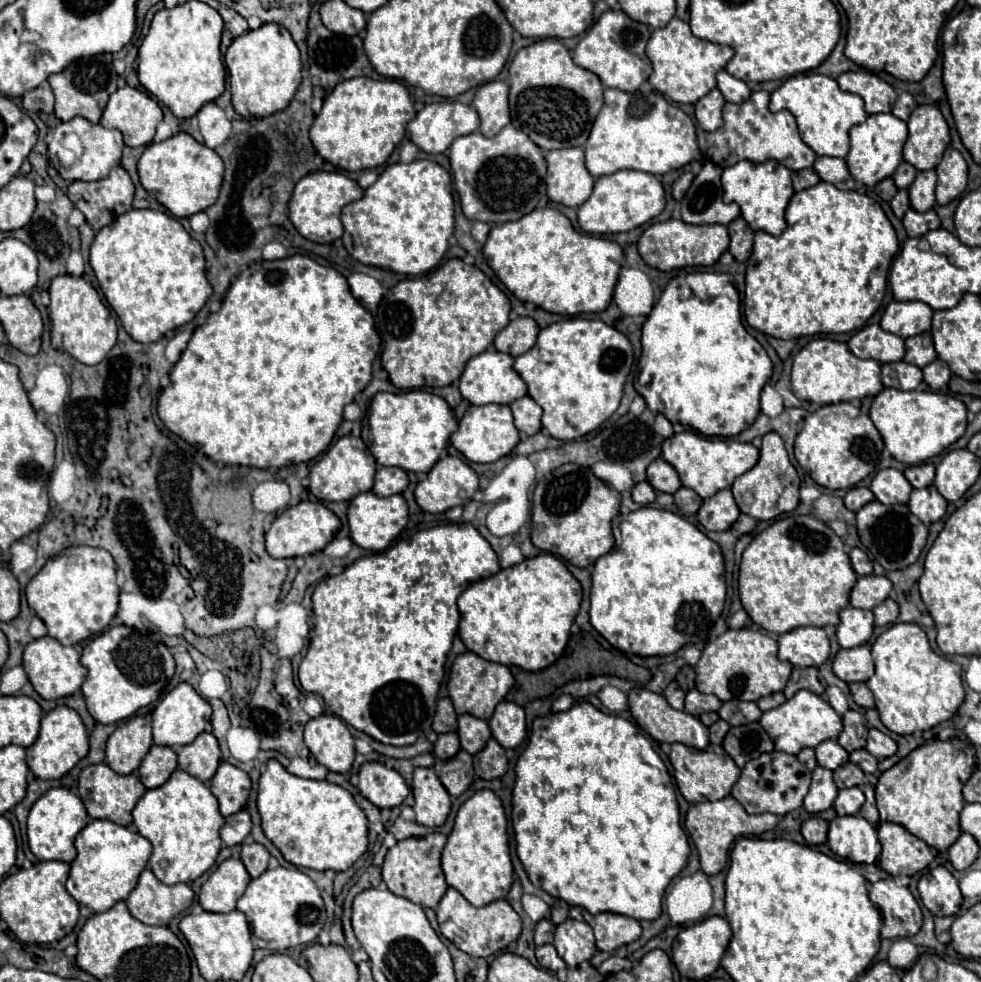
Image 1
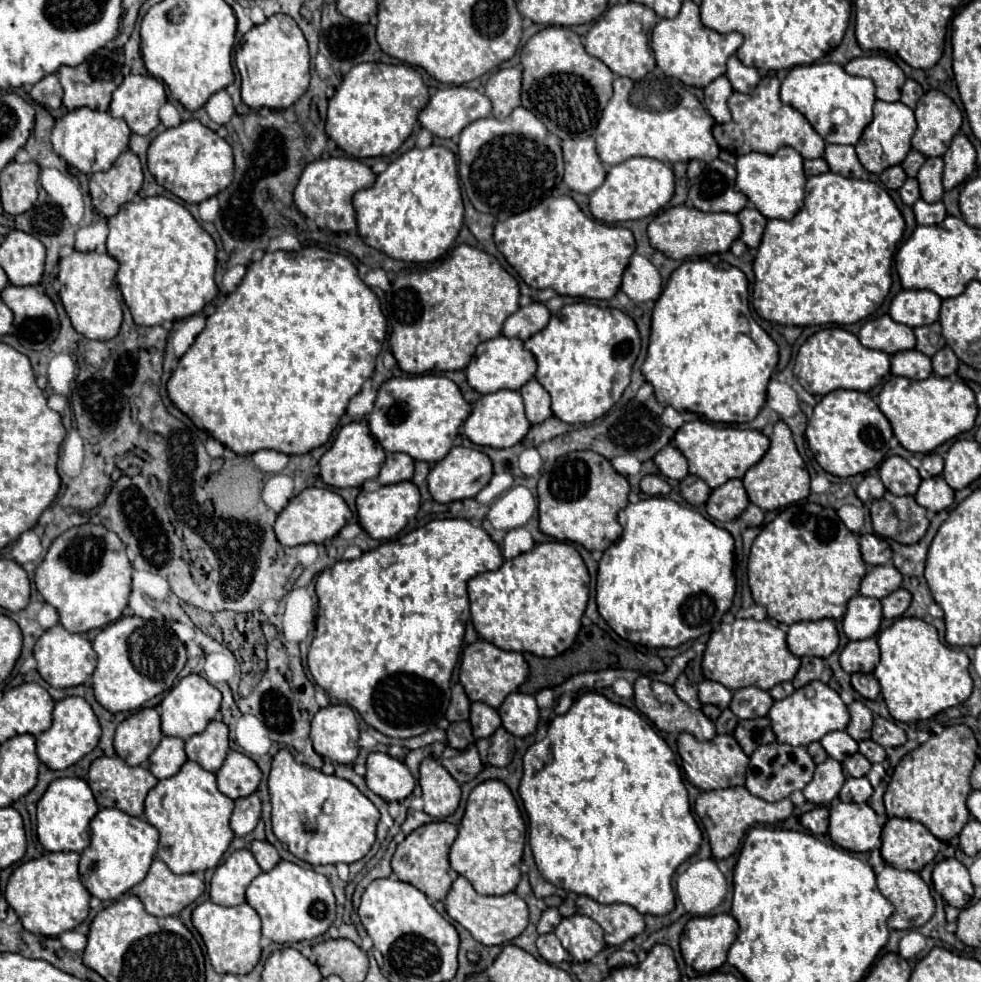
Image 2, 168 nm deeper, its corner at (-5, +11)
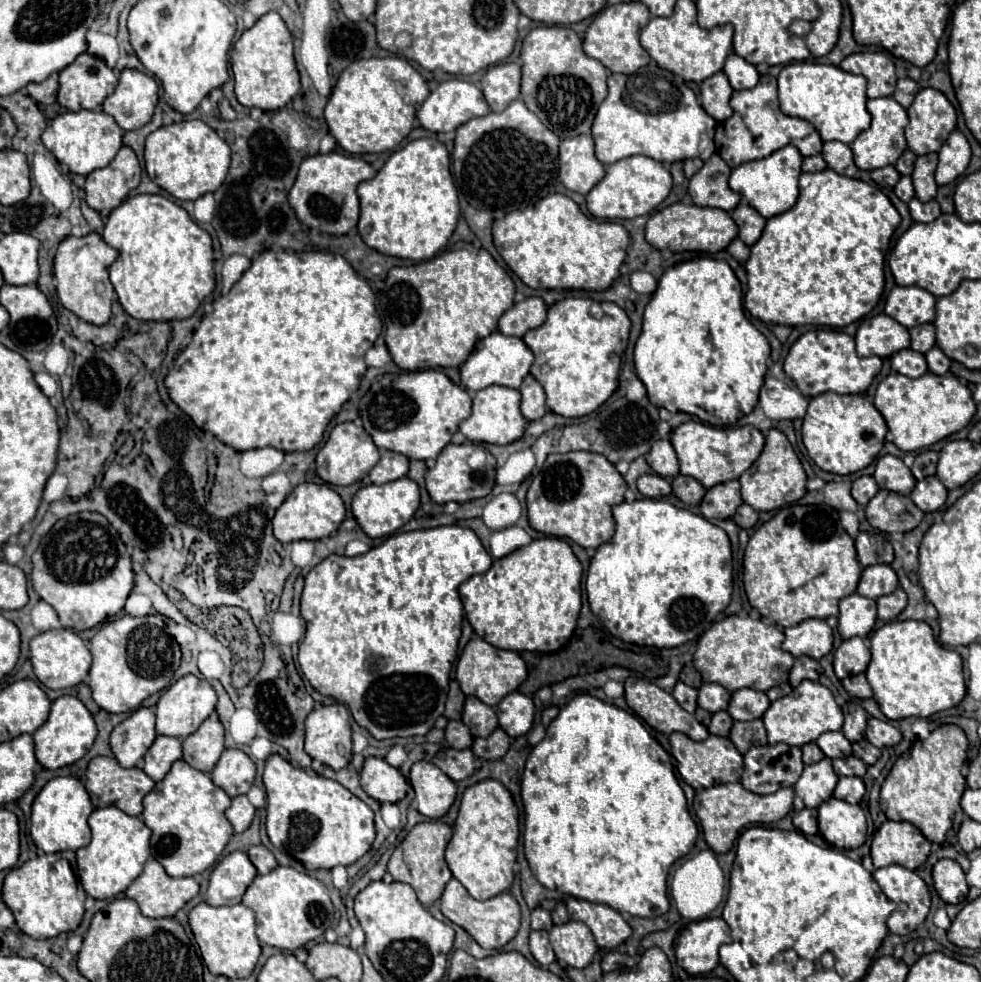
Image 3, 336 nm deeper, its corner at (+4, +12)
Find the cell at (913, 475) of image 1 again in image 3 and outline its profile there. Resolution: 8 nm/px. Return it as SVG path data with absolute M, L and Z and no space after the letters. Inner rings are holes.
M924 450L916 456L914 464L912 464L912 474L916 480L922 480L926 476L932 476L936 472L936 462L938 462L938 454L934 450Z

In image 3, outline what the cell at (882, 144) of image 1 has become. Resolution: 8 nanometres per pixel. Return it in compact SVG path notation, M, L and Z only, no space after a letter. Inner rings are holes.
M870 98L868 100L868 112L872 116L872 126L864 130L852 144L854 152L854 162L860 170L876 170L894 164L900 154L906 150L906 140L904 140L904 128L908 124L908 114L906 108L902 108L894 98Z

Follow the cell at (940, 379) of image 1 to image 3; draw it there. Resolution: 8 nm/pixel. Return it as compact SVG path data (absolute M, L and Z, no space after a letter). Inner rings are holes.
M934 346L930 352L926 352L926 362L928 362L928 370L932 374L948 374L952 360L942 354L942 350L938 346Z

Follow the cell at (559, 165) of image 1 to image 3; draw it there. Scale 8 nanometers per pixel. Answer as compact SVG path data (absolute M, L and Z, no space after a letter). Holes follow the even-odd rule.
M588 134L560 142L558 176L568 190L588 194L604 176L604 166L594 156L594 140Z

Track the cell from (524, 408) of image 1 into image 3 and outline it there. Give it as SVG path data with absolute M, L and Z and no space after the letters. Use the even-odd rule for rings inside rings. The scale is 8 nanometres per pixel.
M528 374L520 384L518 392L522 394L520 410L526 420L538 420L546 414L546 394L534 376Z

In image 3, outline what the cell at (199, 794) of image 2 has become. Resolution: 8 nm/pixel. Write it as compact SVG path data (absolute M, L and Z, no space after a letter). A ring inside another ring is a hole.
M178 760L172 764L170 772L166 774L164 780L160 780L154 790L150 790L150 794L146 794L144 798L144 824L152 830L152 838L150 838L150 846L152 846L152 858L158 860L166 874L170 876L194 876L200 874L204 870L208 870L218 856L222 854L224 846L228 844L230 836L232 836L232 826L224 816L224 810L230 806L230 798L228 794L214 786L210 780L210 774L194 770L192 766L188 766L184 760Z

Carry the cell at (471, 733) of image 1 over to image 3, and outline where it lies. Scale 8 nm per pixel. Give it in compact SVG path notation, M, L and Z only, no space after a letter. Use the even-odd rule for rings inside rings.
M474 696L466 698L464 712L462 712L462 722L470 728L472 736L484 736L484 738L490 736L494 732L494 728L498 726L494 708L480 702Z

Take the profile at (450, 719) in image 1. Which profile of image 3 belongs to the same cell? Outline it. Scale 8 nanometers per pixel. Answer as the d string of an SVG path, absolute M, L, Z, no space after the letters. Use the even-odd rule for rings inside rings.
M452 680L452 682L450 682L450 692L448 692L448 702L446 702L444 716L446 716L448 720L460 720L462 708L464 708L464 700L466 700L466 696L462 694L458 682Z

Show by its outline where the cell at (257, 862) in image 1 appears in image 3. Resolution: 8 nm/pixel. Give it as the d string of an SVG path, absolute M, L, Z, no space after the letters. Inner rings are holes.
M262 844L260 846L250 846L248 848L248 858L256 866L258 874L268 874L270 870L274 870L278 866L278 862L272 856L272 852L266 846L262 846Z

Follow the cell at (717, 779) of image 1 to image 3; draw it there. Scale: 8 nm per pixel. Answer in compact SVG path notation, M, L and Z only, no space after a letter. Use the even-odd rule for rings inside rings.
M674 732L670 734L670 744L672 744L672 756L678 762L680 776L694 790L710 788L722 782L738 782L742 776L742 754L734 748L734 744L728 738L708 736L704 742L694 742L686 734Z

